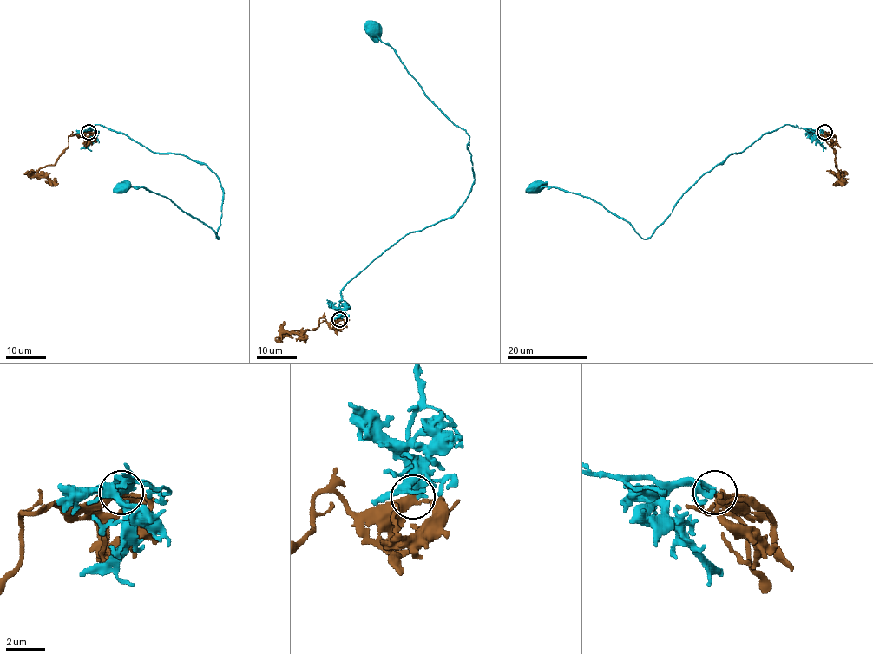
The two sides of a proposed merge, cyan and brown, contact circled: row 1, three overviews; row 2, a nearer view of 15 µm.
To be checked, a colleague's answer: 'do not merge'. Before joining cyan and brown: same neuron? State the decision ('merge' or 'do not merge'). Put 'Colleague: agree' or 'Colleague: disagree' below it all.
merge
Colleague: disagree

